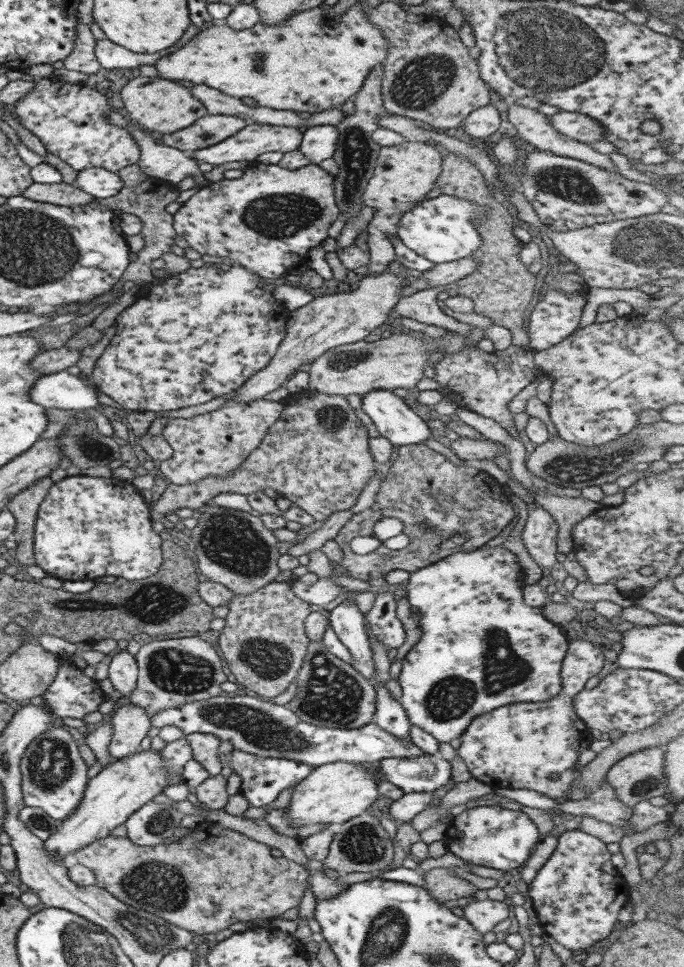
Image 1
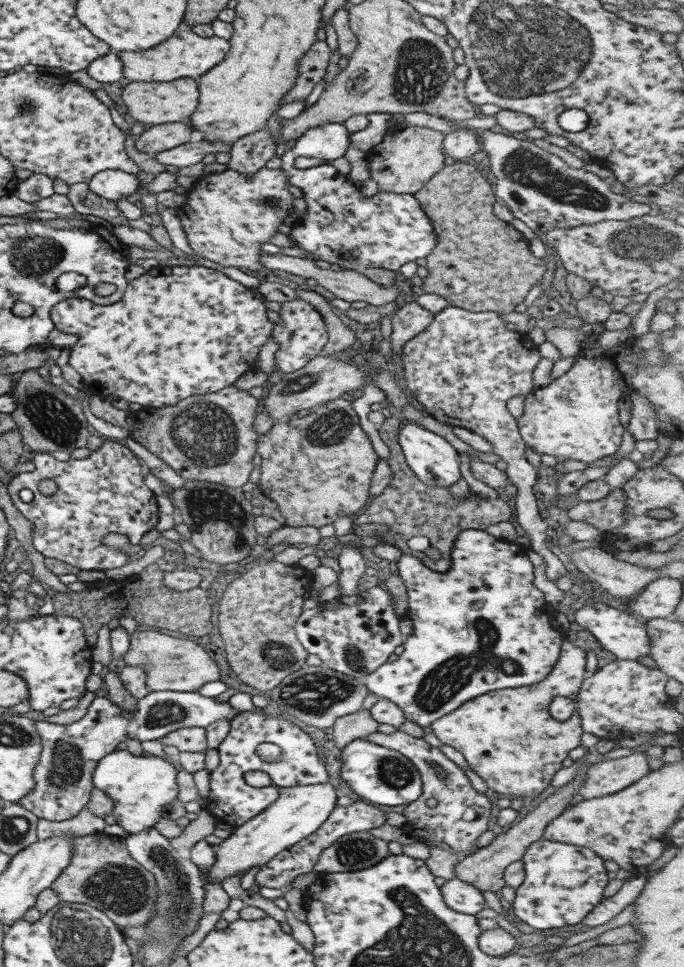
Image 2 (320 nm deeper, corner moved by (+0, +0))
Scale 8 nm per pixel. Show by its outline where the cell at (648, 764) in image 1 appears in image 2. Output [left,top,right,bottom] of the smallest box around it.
[577,753,650,799]

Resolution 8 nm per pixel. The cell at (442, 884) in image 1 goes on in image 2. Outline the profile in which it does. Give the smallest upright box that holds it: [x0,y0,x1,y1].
[455,774,586,894]

